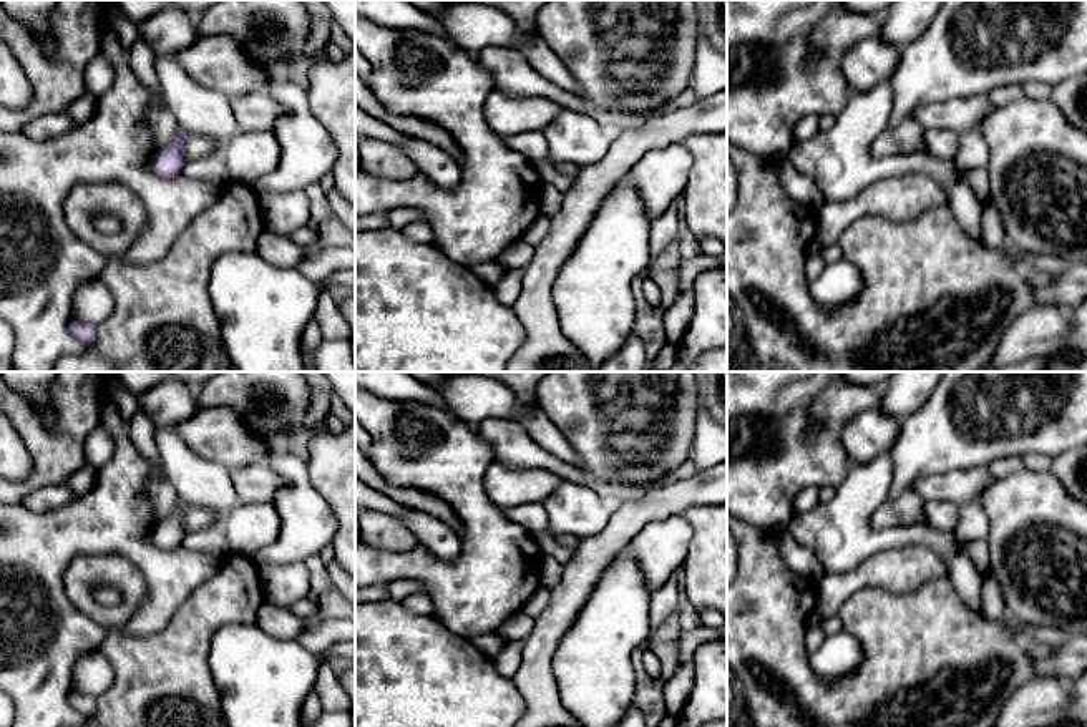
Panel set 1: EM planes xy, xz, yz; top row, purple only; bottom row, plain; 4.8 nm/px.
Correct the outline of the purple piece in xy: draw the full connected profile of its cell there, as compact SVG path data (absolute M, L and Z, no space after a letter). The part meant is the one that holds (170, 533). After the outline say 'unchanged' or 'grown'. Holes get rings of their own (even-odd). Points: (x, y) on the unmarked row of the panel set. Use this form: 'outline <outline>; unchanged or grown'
outline M179 501L173 513L153 528L151 541L156 548L169 551L181 546L188 534L184 529L186 511L188 506Z; unchanged

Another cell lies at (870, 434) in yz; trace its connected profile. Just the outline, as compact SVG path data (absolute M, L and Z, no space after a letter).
M870 408L843 427L841 443L850 461L865 463L891 451L899 432L901 420Z

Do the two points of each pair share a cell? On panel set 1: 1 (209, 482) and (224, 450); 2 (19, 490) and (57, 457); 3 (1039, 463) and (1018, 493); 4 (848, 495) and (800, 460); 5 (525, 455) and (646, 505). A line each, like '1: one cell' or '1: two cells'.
1: two cells
2: one cell
3: two cells
4: two cells
5: two cells

